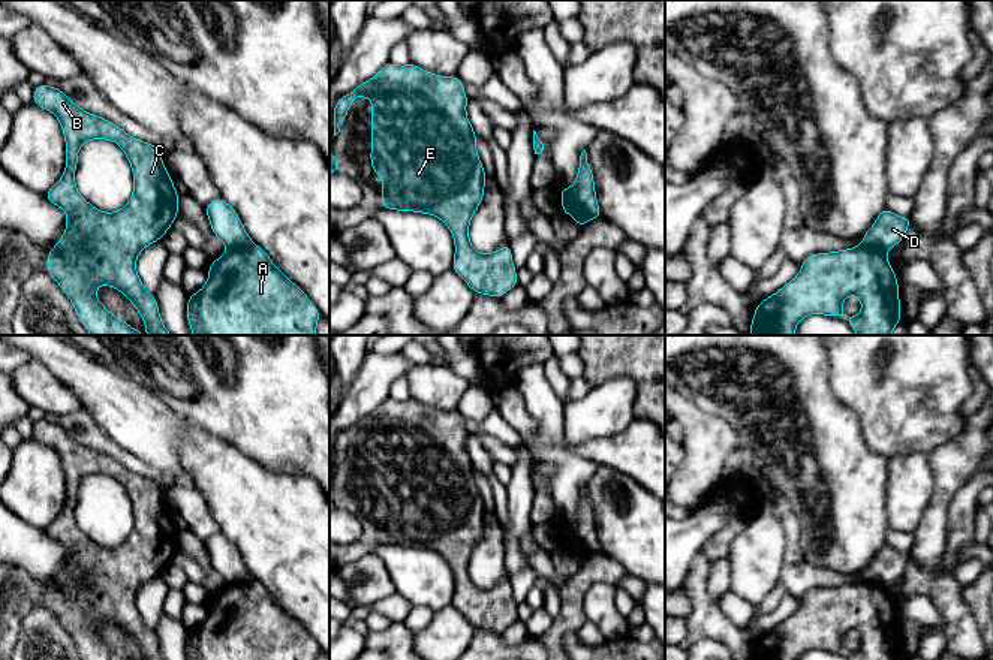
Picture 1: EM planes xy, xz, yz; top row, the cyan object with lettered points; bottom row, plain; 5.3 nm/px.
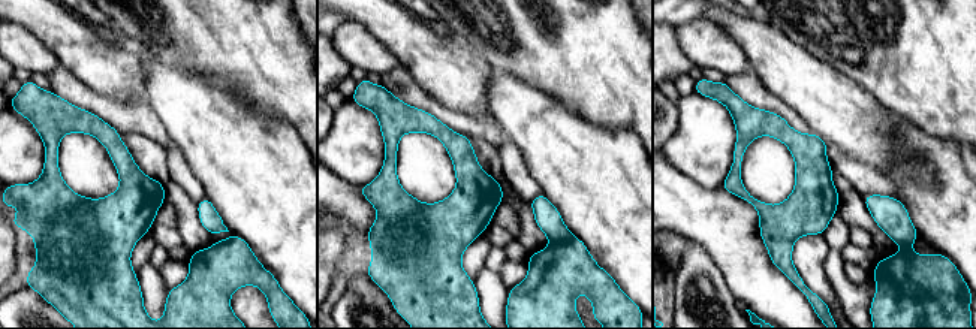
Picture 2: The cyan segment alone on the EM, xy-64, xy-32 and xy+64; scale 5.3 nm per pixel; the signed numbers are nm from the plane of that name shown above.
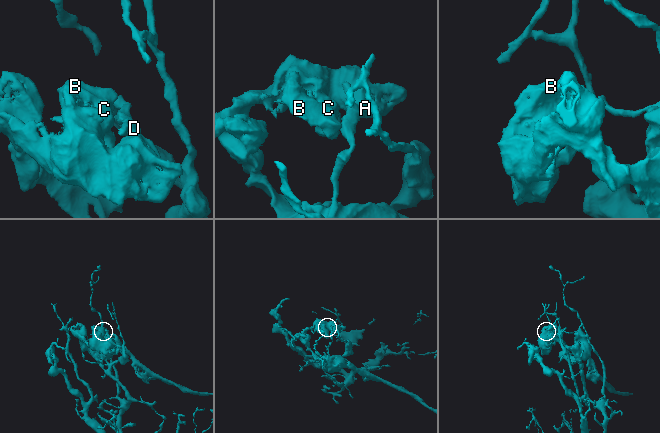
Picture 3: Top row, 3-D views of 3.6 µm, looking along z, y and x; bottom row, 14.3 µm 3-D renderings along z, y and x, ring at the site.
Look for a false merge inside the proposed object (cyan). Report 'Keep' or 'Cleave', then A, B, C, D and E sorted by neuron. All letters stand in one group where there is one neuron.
Cleave. Groups: A B C E / D

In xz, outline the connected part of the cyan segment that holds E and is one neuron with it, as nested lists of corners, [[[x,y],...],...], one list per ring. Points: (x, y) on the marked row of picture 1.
[[[386,63],[376,76],[343,94],[334,109],[334,136],[346,120],[353,97],[371,99],[371,171],[382,180],[382,208],[431,214],[440,219],[454,236],[452,271],[481,295],[502,298],[518,284],[512,250],[503,244],[482,254],[469,239],[470,220],[482,204],[487,175],[476,151],[476,133],[467,118],[469,97],[458,76],[442,76],[410,63]]]

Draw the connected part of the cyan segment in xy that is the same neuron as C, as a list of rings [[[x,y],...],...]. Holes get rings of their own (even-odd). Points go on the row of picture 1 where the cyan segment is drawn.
[[[45,82],[34,87],[31,103],[52,112],[58,118],[66,142],[64,172],[43,195],[46,201],[60,207],[67,214],[66,232],[55,247],[48,250],[48,274],[67,295],[78,319],[91,335],[142,335],[129,323],[117,319],[96,298],[94,292],[100,284],[115,287],[132,302],[145,320],[145,331],[150,335],[172,335],[163,326],[154,295],[144,287],[136,272],[138,254],[147,245],[160,241],[178,216],[180,196],[174,187],[174,181],[169,178],[169,171],[162,162],[162,148],[136,139],[112,121],[84,111],[61,88],[49,87]],[[90,139],[117,142],[132,166],[133,195],[115,213],[103,213],[94,208],[76,189],[75,172],[79,147]]]

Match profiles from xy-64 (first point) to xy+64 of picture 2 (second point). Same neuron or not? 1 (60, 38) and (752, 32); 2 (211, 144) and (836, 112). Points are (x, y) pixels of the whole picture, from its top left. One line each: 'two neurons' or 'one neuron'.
1: one neuron
2: two neurons

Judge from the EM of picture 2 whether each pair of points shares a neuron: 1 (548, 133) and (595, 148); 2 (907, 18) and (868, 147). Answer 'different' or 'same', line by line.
1: same
2: different

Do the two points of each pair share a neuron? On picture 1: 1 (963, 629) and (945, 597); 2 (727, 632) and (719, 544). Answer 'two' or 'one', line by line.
1: one
2: two

